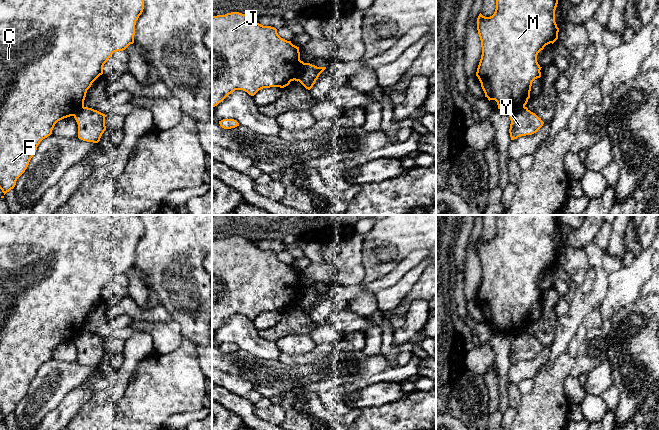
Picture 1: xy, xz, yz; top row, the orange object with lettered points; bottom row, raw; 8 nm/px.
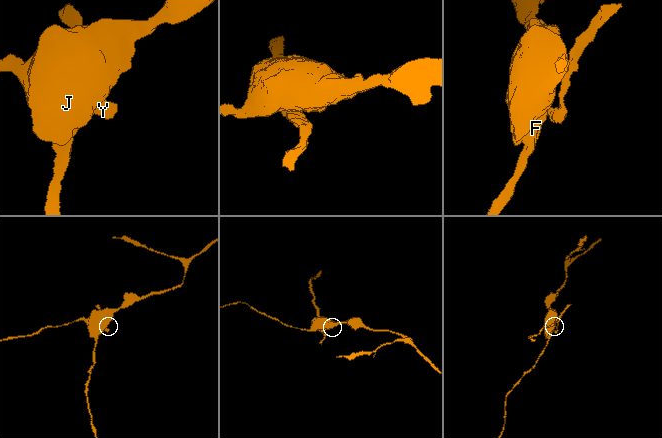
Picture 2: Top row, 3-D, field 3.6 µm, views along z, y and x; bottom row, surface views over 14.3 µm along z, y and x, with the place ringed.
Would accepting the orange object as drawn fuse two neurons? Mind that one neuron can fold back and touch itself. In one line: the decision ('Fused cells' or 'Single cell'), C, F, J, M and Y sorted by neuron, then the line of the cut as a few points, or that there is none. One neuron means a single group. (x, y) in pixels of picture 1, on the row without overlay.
Fused cells. Groups: C F J M / Y. Split along xz (304, 287), (298, 304)

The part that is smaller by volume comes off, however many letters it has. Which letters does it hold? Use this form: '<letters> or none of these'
Y

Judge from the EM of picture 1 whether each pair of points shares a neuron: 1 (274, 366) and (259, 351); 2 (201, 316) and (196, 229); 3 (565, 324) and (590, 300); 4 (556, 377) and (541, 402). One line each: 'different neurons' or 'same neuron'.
1: different neurons
2: same neuron
3: same neuron
4: same neuron

